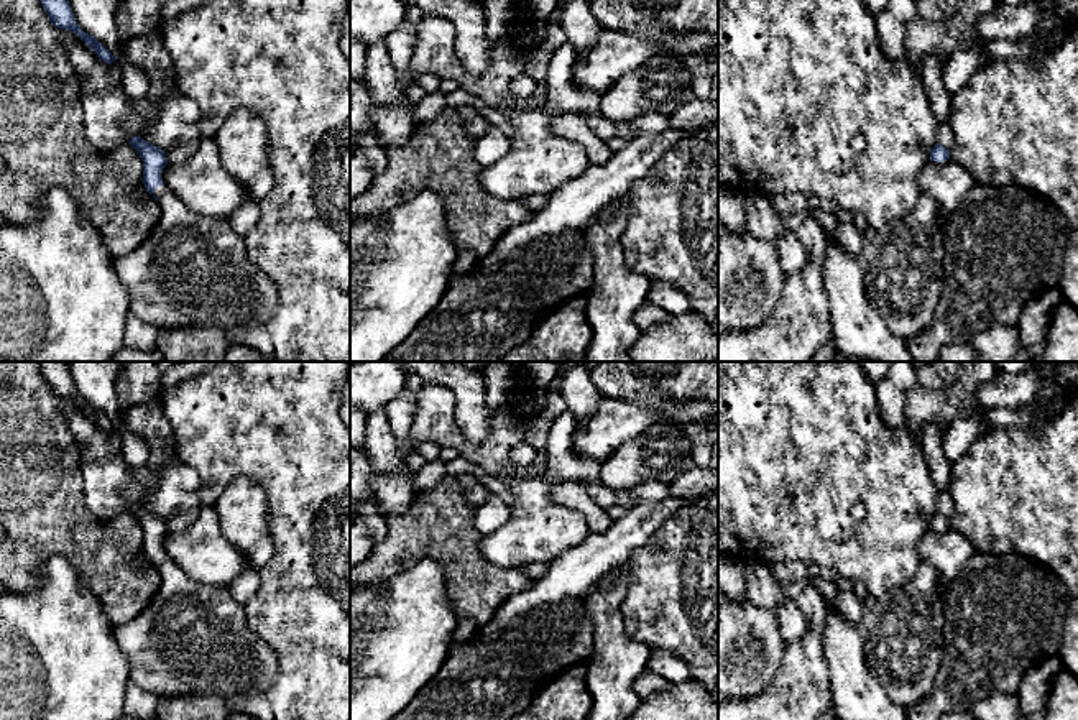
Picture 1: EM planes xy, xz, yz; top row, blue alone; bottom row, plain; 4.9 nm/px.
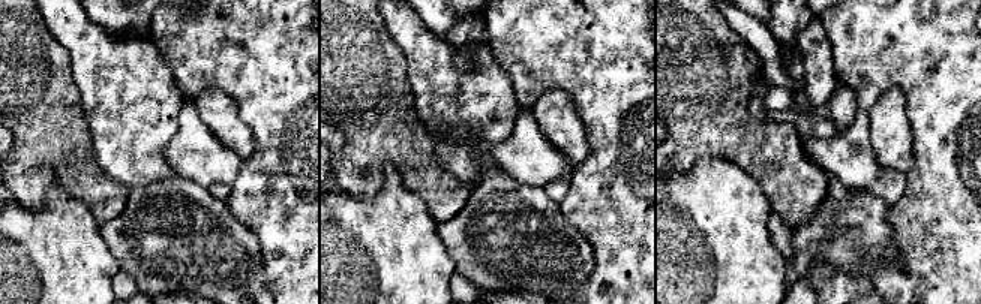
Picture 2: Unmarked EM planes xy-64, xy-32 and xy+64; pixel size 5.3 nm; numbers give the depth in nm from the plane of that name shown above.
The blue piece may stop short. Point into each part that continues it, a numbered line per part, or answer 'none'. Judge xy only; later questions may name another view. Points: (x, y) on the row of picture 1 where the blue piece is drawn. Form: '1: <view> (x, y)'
1: xy (193, 270)

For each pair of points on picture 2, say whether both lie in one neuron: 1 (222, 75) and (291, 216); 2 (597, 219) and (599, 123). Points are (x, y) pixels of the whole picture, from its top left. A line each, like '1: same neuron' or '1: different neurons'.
1: same neuron
2: same neuron

